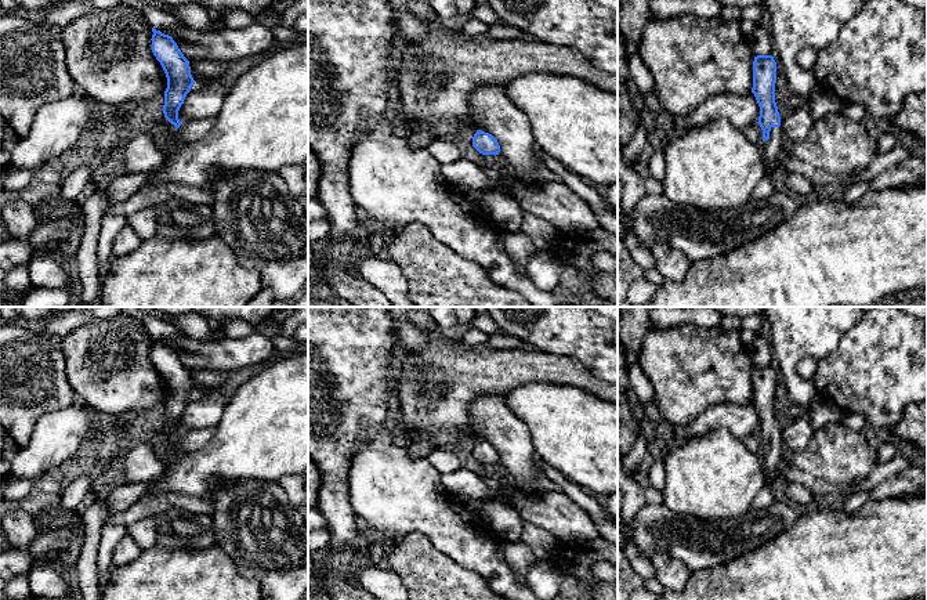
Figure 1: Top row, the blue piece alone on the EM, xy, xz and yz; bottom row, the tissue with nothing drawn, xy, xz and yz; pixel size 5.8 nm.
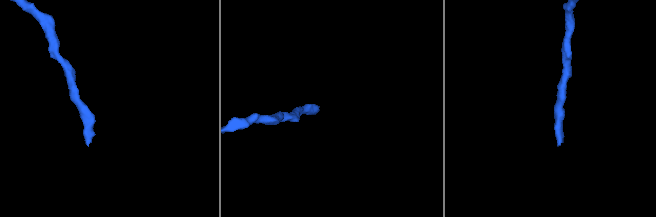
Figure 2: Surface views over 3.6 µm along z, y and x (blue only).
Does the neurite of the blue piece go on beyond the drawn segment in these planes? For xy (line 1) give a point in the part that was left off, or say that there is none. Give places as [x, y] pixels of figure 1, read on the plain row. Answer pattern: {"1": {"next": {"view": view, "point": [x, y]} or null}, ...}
{"1": {"next": null}}

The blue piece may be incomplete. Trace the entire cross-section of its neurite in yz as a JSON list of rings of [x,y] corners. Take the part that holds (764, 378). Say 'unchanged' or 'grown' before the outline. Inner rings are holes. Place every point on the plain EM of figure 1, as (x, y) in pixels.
grown | [[[757,365],[753,371],[753,398],[760,416],[758,434],[763,440],[763,465],[765,484],[771,488],[783,478],[778,465],[782,458],[783,441],[775,412],[776,372],[772,365]]]

